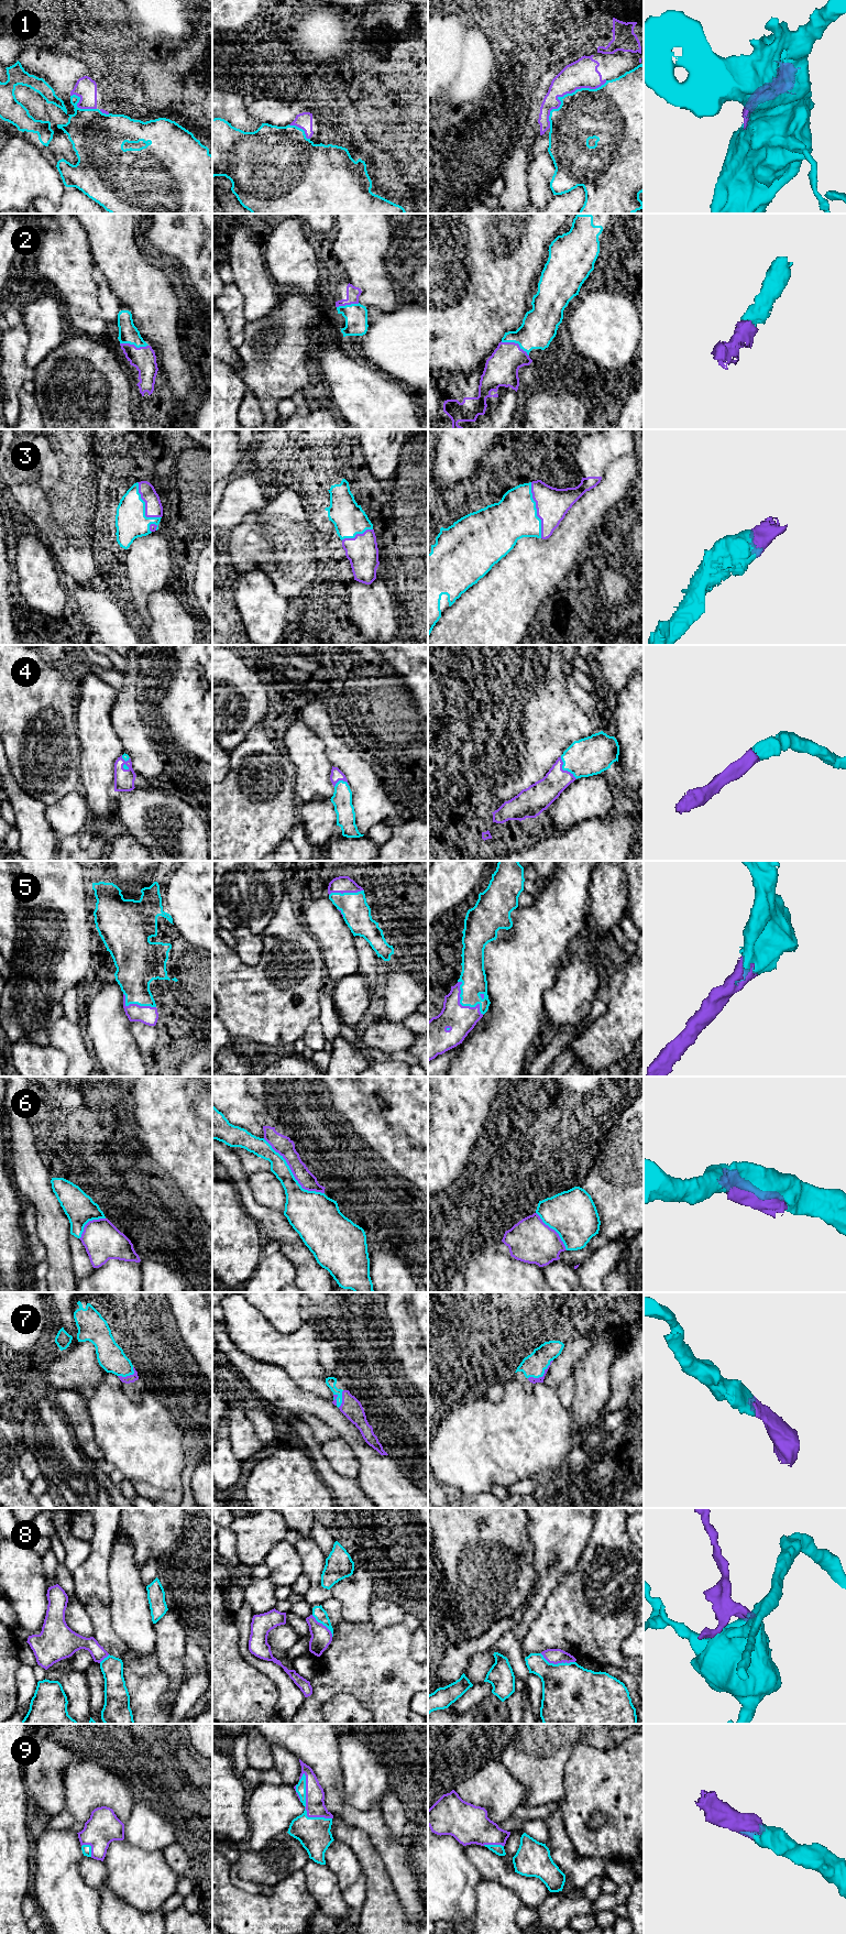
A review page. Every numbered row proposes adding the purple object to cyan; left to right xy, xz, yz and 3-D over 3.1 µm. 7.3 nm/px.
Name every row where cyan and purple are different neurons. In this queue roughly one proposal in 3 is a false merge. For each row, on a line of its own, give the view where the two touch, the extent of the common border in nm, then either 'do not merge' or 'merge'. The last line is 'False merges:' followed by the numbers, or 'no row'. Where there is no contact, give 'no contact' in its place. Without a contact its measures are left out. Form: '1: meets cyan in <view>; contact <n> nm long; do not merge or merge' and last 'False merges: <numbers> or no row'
1: meets cyan in yz; contact 550 nm long; do not merge
2: meets cyan in yz; contact 240 nm long; merge
3: meets cyan in yz; contact 420 nm long; merge
4: meets cyan in yz; contact 200 nm long; merge
5: meets cyan in yz; contact 320 nm long; merge
6: meets cyan in xz; contact 600 nm long; do not merge
7: meets cyan in yz; contact 240 nm long; merge
8: meets cyan in yz; contact 260 nm long; do not merge
9: meets cyan in xz; contact 400 nm long; merge
False merges: 1, 6, 8

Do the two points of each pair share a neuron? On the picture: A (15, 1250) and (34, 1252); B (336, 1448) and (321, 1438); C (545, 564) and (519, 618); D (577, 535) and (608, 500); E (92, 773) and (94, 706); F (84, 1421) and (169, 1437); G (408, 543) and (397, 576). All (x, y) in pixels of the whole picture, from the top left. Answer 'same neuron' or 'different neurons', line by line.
A: different neurons
B: different neurons
C: same neuron
D: same neuron
E: same neuron
F: different neurons
G: same neuron

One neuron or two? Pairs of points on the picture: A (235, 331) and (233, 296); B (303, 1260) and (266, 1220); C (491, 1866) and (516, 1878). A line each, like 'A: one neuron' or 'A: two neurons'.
A: one neuron
B: one neuron
C: one neuron

